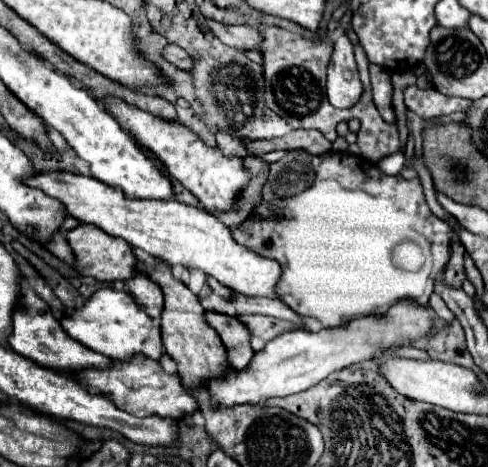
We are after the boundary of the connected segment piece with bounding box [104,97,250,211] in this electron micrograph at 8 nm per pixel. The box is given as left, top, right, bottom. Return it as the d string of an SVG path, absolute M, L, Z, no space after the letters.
M110 97L104 101L104 109L112 113L122 125L122 129L126 129L134 139L138 139L140 145L148 147L168 167L168 173L178 179L192 195L198 197L206 211L230 211L236 203L238 193L250 183L250 175L244 169L242 159L226 159L218 147L208 147L178 121L154 119L154 115L138 111L136 107Z

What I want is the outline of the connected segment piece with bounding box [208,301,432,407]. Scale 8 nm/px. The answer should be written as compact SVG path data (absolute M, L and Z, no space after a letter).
M398 303L394 305L386 317L358 317L350 321L346 327L336 327L336 329L320 329L318 333L312 331L288 331L282 333L280 337L268 341L260 351L254 353L250 365L242 371L232 371L226 373L214 381L208 381L208 391L212 395L212 405L214 407L232 407L232 405L256 405L260 401L266 401L270 397L286 397L292 393L302 393L310 389L312 385L320 383L326 379L330 373L344 369L352 363L360 363L366 359L374 359L382 355L386 349L402 345L404 341L416 341L426 337L432 331L432 311L428 307L420 307L418 303Z

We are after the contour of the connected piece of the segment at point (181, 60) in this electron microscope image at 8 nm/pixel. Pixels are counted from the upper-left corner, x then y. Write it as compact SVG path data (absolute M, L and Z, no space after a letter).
M166 45L166 47L162 49L162 55L164 55L164 59L166 59L168 63L172 63L172 65L178 67L178 69L184 69L184 71L190 71L190 69L192 69L192 59L190 59L188 53L186 53L182 47L178 47L178 45Z

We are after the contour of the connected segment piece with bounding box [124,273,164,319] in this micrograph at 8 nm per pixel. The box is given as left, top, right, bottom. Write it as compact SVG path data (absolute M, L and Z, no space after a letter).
M136 273L132 279L126 281L124 289L134 297L134 301L152 315L152 319L158 319L164 309L164 297L162 291L154 281L150 281L146 275Z

